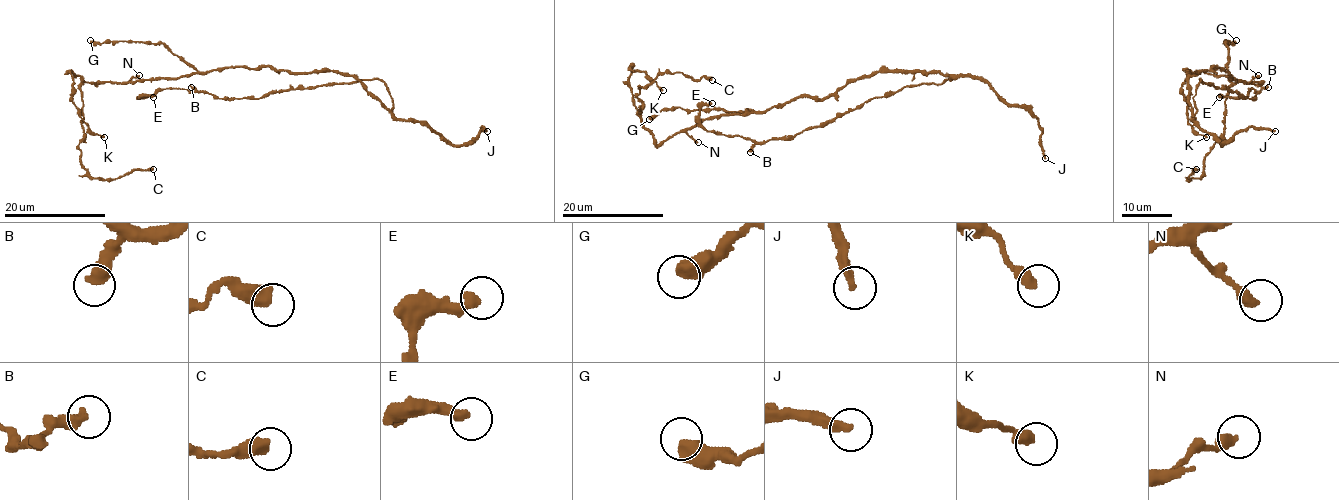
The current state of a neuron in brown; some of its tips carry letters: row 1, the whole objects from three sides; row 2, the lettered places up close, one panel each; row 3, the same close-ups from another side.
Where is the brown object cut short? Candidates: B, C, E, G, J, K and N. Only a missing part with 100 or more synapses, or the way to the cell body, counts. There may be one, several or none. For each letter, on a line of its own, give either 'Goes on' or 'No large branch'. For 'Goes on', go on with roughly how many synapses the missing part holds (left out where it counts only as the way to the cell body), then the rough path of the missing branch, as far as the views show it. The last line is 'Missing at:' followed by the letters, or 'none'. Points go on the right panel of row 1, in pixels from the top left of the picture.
B: No large branch
C: No large branch
E: No large branch
G: No large branch
J: Goes on. Roughly 350 synapses
K: No large branch
N: No large branch
Missing at: J

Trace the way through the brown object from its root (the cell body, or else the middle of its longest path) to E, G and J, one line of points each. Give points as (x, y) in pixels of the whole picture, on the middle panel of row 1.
E: (862, 77), (940, 72), (950, 80), (903, 86), (788, 138), (766, 142), (708, 132), (699, 109), (712, 103)
G: (862, 77), (849, 80), (824, 98), (796, 96), (762, 111), (670, 108), (661, 109), (649, 119)
J: (862, 77), (877, 72), (981, 77), (1007, 103), (1024, 105), (1036, 118), (1045, 158)

